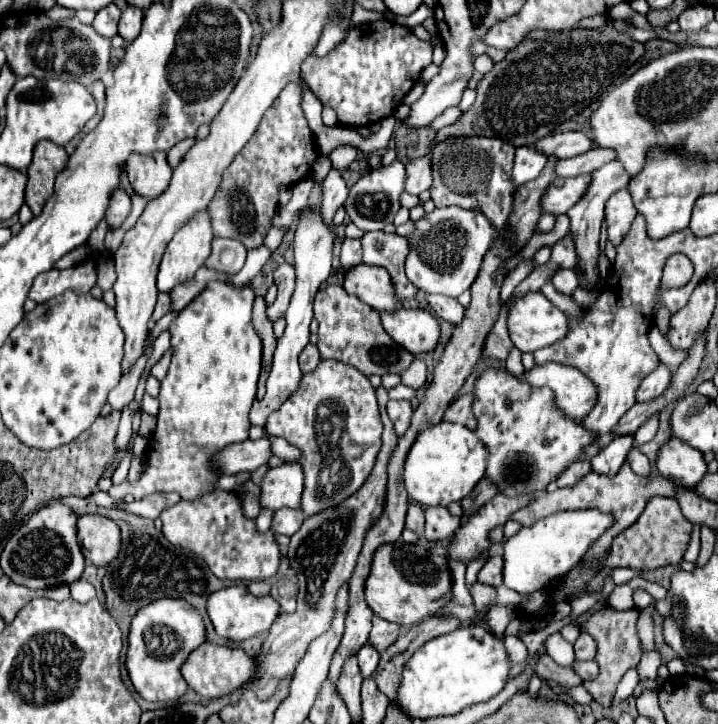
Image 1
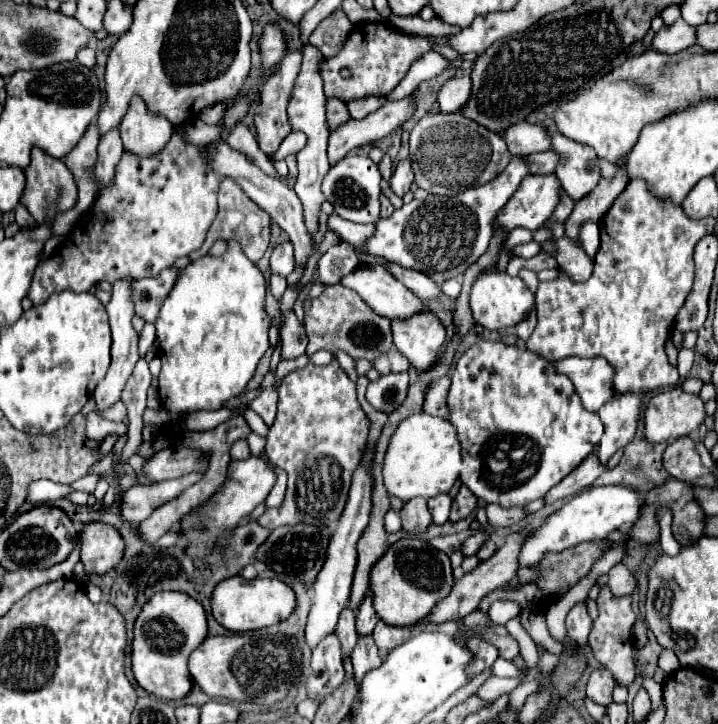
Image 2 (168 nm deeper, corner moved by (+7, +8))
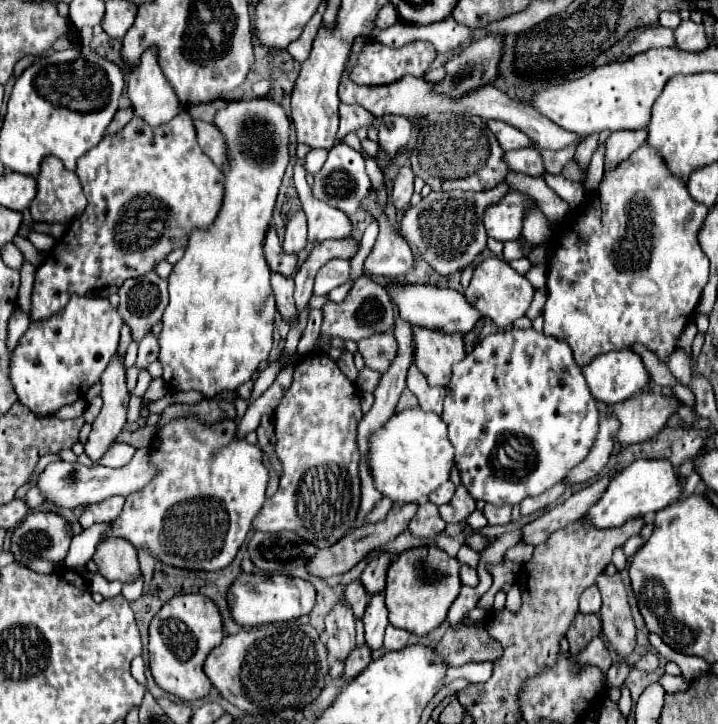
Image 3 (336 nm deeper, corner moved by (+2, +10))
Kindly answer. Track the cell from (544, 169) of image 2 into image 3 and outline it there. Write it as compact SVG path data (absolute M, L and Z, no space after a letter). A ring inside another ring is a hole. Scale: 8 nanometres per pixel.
M533 147L505 153L505 163L509 165L509 169L531 175L531 177L541 177L541 173L545 171L543 161L541 161L541 153Z

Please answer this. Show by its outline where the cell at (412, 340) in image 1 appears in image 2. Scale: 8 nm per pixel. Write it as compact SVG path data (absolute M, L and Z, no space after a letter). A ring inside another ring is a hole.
M432 311L410 315L408 319L392 319L392 335L396 349L420 371L426 371L438 359L442 345L446 341L446 329Z

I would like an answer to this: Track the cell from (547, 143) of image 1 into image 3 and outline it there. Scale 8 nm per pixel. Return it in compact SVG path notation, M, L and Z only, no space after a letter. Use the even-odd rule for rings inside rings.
M487 121L489 129L493 131L493 135L497 137L499 145L503 147L503 151L511 151L511 149L523 149L523 147L531 147L533 141L521 133L519 129L503 123L503 121Z

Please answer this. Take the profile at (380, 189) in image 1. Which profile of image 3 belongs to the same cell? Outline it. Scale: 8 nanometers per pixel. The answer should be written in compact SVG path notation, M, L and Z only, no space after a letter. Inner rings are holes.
M337 143L329 151L329 157L327 157L323 169L313 177L313 187L311 187L311 193L315 199L325 201L335 209L341 209L347 215L359 211L361 199L369 191L371 191L371 181L369 181L369 175L365 173L365 163L363 163L361 153L351 149L349 145L343 145L343 143Z

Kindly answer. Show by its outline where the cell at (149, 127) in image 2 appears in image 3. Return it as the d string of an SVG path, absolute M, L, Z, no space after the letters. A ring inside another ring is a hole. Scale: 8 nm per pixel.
M149 47L141 55L141 61L131 71L127 83L127 95L133 103L135 115L145 119L149 125L167 123L181 111L177 93L169 81L165 81L159 67L157 47Z

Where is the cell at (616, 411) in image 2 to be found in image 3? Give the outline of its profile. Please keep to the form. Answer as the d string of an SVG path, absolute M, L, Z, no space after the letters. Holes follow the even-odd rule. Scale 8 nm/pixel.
M603 417L599 421L599 431L593 441L593 449L589 449L585 461L581 461L581 465L575 465L569 471L569 477L565 477L565 481L569 481L569 485L589 481L607 467L607 459L613 449L613 433L617 429L619 429L619 423L613 417Z

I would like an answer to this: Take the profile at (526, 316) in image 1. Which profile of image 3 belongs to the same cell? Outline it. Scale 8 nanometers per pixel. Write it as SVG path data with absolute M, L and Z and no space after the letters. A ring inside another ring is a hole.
M489 257L475 267L473 279L471 279L469 287L465 289L465 297L477 311L481 311L487 319L491 319L495 325L505 329L505 327L511 327L511 323L515 319L525 315L525 311L533 299L533 287L523 275L519 275L515 269L511 269L509 263L505 263L499 257Z

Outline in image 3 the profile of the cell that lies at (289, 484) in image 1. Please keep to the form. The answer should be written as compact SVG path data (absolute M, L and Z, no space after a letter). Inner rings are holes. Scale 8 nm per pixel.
M181 417L163 425L151 443L153 461L161 465L161 473L157 473L145 489L127 497L121 515L113 519L101 539L123 537L133 547L153 553L161 563L193 573L225 569L243 545L255 513L263 507L269 483L269 473L261 463L261 449L233 435L233 427L237 427L237 423L231 419L205 425L199 417Z

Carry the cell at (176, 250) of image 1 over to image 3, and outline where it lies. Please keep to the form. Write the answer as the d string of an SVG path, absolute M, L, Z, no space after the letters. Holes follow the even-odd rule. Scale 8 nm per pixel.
M183 109L165 125L149 127L133 117L121 133L107 133L103 141L77 161L77 175L87 195L87 209L55 243L53 251L35 273L29 321L45 321L59 313L71 295L85 295L99 287L121 285L129 277L141 277L155 269L173 249L185 247L193 229L207 227L217 217L223 199L223 173L205 153L195 137L191 115Z

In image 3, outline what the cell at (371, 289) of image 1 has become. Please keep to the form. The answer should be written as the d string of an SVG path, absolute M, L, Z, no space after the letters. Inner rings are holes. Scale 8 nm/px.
M407 285L407 287L389 287L389 297L391 301L397 303L399 315L407 321L411 321L417 327L441 331L441 333L469 333L477 321L481 319L481 313L473 309L463 293L449 289L449 287L435 287L435 285Z

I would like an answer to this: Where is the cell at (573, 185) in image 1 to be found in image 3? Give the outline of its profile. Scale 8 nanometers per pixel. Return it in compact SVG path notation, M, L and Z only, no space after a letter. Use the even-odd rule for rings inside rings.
M509 191L499 203L489 205L485 209L485 231L489 237L497 241L519 239L523 225L523 209L531 207L533 201L517 191Z

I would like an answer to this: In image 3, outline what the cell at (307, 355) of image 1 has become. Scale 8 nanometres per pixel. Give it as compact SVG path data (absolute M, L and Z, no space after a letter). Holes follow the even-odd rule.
M271 273L271 289L281 317L285 317L291 323L297 323L297 313L293 305L293 279L283 277L281 273Z

